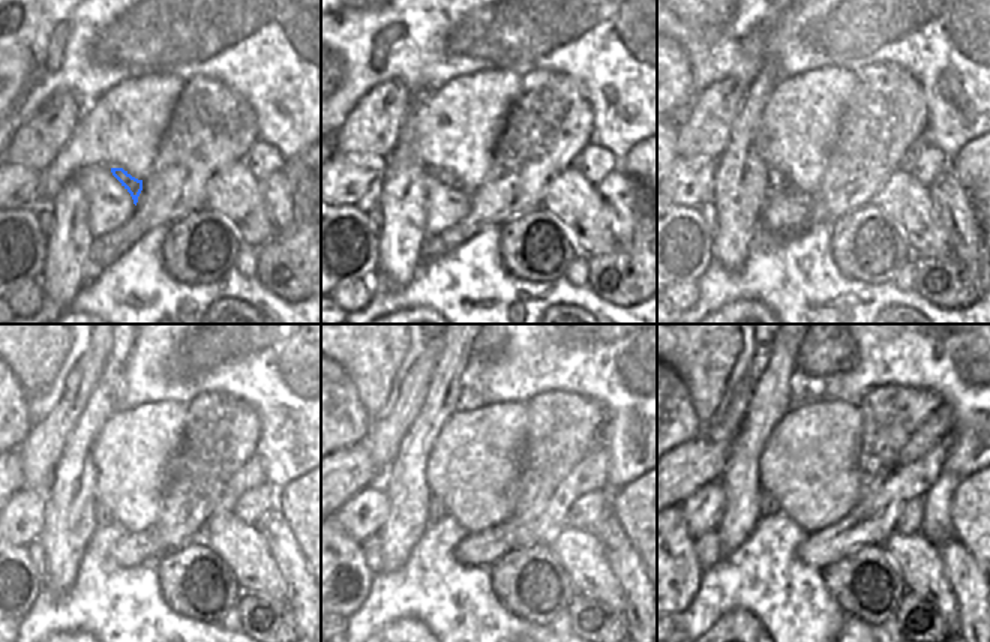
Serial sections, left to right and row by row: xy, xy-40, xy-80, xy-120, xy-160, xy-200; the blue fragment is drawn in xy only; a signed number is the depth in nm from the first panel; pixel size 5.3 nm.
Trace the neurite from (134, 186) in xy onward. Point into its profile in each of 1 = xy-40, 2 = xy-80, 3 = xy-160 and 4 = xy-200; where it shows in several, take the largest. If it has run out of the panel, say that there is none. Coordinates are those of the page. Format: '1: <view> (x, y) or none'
1: xy-40 (446, 177)
2: xy-80 (779, 182)
3: xy-160 (435, 509)
4: xy-200 (768, 506)

